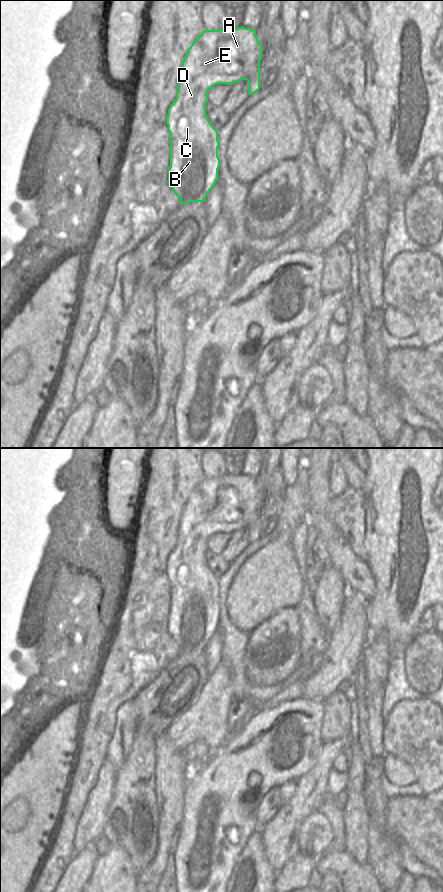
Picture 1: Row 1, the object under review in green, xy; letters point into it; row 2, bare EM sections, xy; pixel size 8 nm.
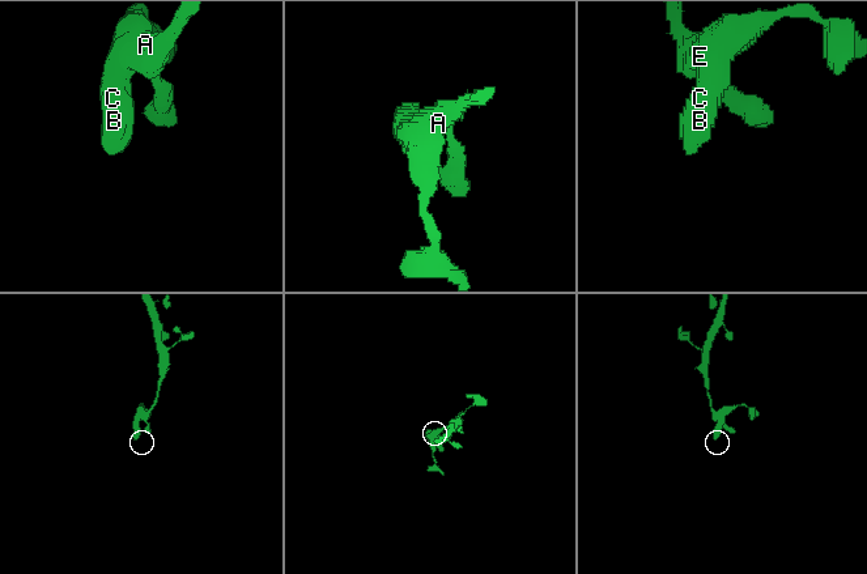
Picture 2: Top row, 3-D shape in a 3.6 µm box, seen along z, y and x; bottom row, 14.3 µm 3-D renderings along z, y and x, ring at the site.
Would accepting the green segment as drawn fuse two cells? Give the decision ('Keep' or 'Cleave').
Keep

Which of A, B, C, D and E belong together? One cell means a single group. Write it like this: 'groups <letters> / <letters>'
groups A B C D E

